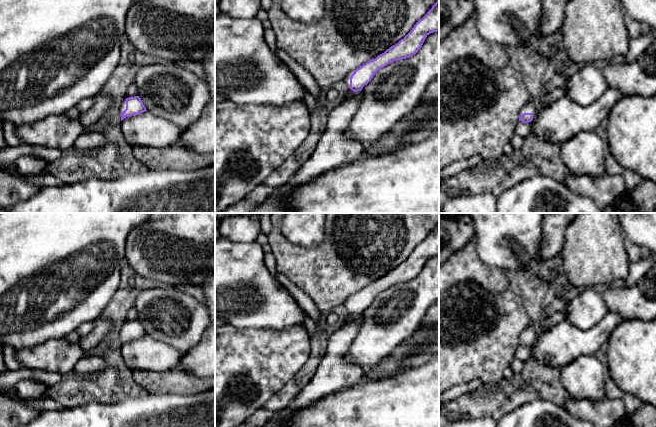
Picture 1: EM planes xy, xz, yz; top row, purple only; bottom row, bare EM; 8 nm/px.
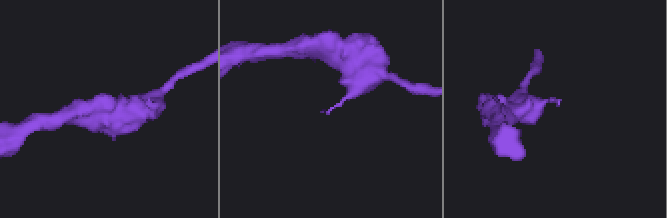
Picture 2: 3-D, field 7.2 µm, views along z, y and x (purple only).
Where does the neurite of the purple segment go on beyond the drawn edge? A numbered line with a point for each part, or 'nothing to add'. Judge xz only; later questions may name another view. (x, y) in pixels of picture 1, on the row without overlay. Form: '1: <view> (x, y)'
1: xz (347, 302)

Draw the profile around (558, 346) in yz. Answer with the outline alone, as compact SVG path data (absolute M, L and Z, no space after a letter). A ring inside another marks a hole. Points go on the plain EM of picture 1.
M608 312L593 328L581 330L564 319L559 324L545 330L541 337L531 346L523 347L519 345L516 349L515 358L524 363L534 358L542 366L564 367L582 355L595 355L598 350L604 348L611 337L611 333L623 320L618 313Z

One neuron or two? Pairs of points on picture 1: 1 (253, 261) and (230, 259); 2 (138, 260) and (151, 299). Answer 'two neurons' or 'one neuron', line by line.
1: one neuron
2: two neurons

